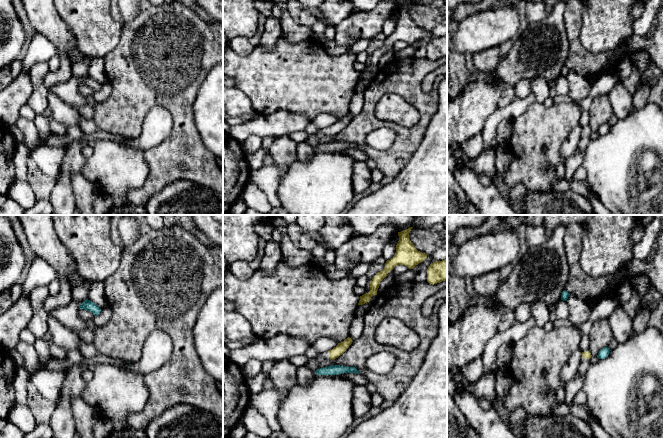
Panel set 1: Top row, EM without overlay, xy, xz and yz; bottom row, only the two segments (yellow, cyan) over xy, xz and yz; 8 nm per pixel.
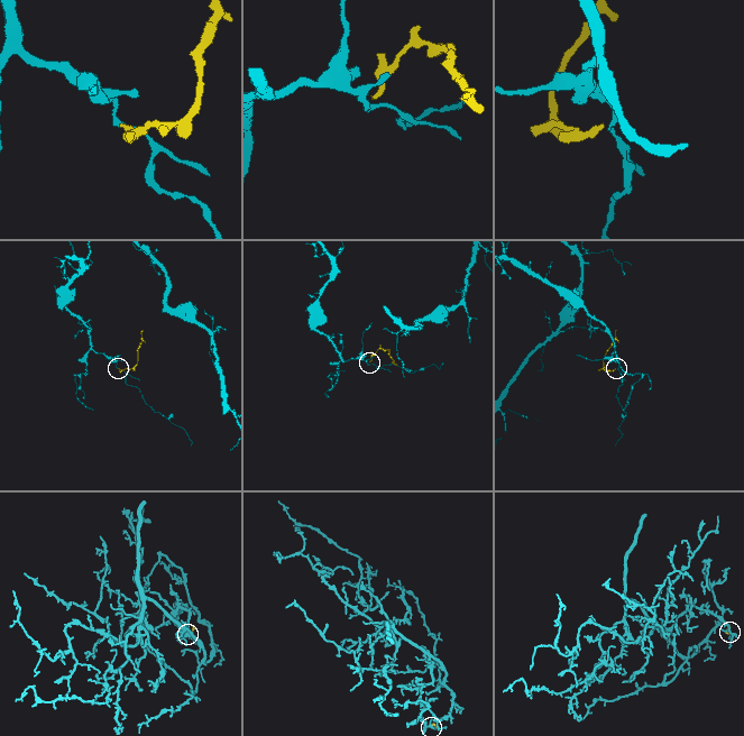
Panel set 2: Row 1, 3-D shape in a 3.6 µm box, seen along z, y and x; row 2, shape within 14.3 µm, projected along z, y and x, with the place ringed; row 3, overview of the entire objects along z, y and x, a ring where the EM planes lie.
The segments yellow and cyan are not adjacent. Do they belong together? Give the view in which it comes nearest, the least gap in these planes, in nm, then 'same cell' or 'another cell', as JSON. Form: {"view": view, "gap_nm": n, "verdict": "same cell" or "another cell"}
{"view": "xz", "gap_nm": 50, "verdict": "another cell"}

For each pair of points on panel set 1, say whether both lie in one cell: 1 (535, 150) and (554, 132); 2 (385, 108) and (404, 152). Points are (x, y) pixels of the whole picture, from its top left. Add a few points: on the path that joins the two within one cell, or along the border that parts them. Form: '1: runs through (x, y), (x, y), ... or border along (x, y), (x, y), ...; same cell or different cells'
1: runs through (540, 145), (549, 136); same cell
2: border along (374, 106), (379, 119), (414, 125); different cells

